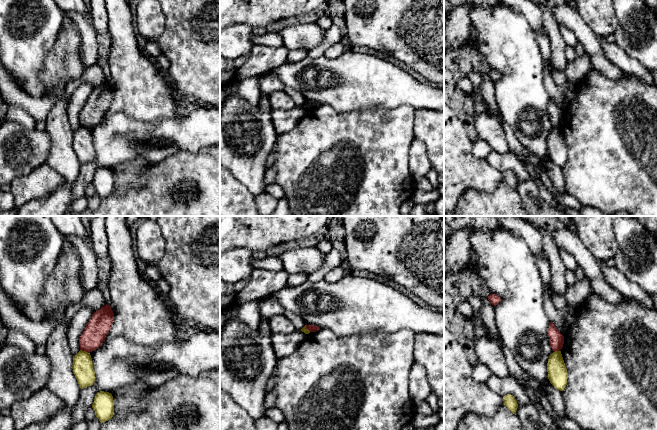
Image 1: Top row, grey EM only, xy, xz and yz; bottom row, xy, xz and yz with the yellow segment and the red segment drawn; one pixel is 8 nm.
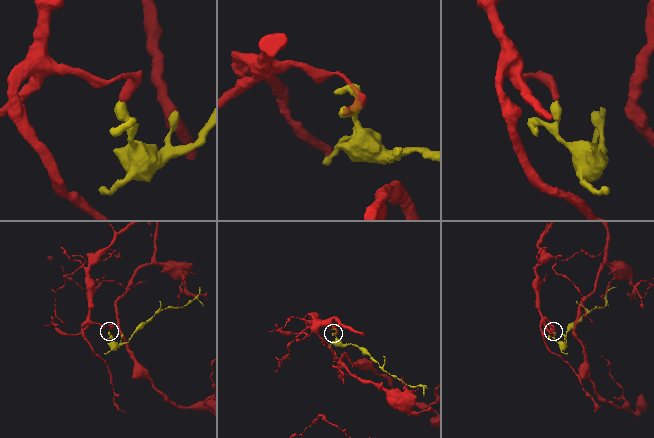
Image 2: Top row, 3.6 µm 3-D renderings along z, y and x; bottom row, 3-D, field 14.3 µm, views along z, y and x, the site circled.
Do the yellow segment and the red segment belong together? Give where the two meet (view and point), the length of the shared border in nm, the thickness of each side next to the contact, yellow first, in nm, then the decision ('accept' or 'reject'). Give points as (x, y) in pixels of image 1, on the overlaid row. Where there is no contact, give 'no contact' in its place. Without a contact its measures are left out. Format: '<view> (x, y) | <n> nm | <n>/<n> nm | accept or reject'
xy (85, 351) | 90 nm | 160/190 nm | reject

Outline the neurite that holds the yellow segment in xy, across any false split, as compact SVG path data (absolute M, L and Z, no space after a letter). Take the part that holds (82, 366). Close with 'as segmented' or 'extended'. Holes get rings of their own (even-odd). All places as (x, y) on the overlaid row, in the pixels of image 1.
M80 350L73 356L72 369L81 389L94 384L96 377L90 353Z; as segmented

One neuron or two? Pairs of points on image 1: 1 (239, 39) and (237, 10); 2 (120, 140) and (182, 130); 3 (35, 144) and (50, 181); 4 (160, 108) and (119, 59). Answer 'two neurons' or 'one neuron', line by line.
1: two neurons
2: one neuron
3: two neurons
4: one neuron

